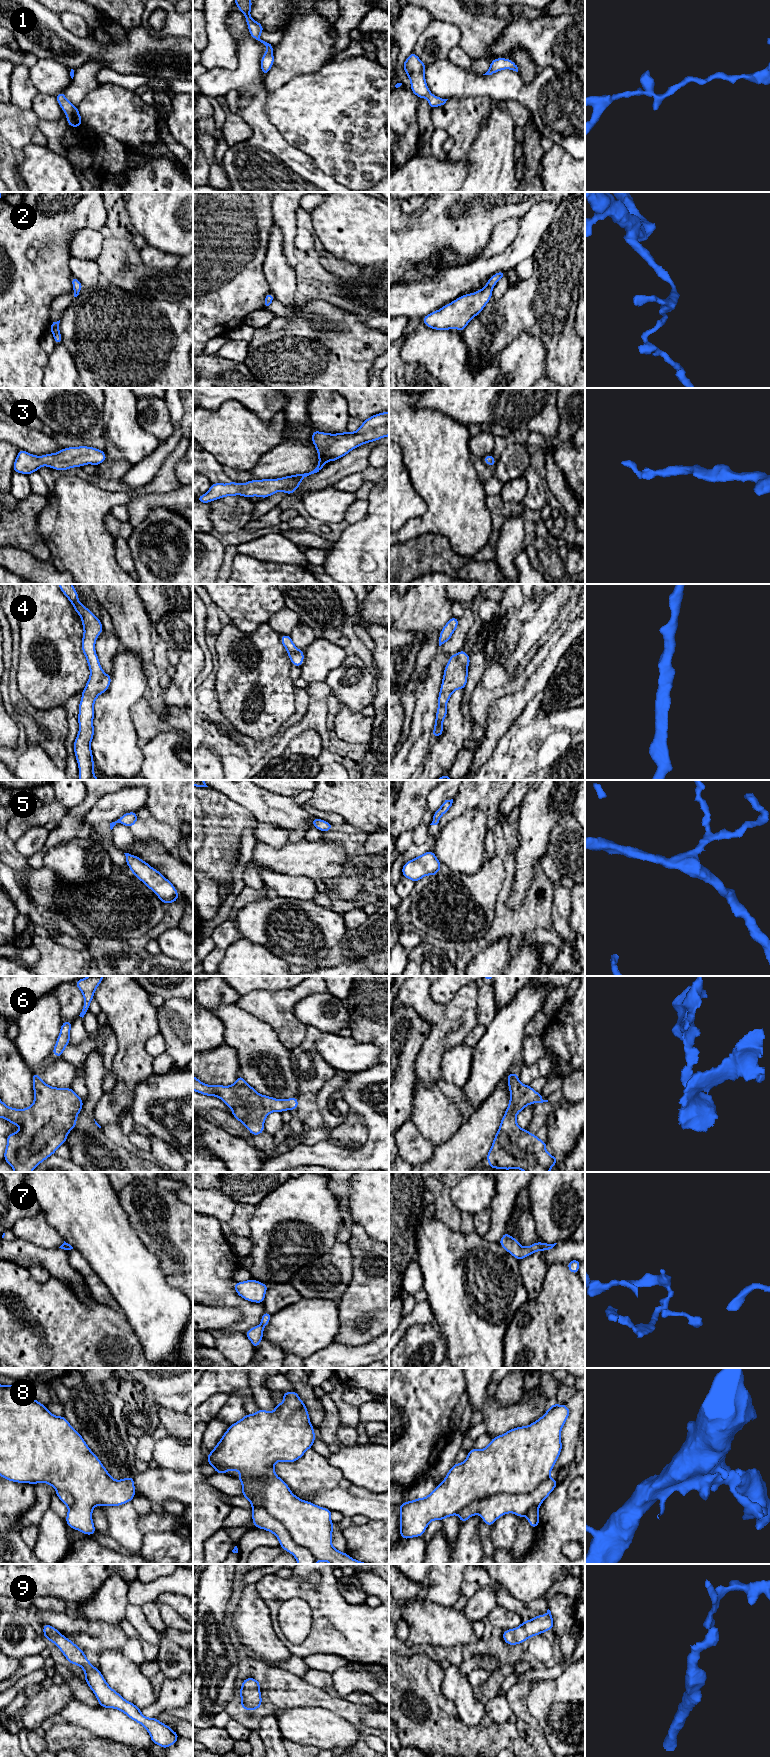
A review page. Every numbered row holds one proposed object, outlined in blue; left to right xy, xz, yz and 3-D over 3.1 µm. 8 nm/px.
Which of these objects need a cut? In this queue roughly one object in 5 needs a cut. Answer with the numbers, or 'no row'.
7

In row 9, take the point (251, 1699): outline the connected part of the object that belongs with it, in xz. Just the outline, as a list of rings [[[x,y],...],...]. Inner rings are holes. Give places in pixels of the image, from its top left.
[[[250,1677],[241,1682],[243,1686],[240,1687],[239,1695],[242,1697],[240,1700],[242,1708],[245,1711],[256,1711],[262,1705],[260,1681]]]

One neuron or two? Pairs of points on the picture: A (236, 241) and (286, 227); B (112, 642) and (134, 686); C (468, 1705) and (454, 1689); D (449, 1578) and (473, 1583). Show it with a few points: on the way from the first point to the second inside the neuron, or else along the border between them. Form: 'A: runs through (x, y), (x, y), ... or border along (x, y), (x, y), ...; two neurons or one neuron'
A: border along (271, 202), (273, 223); two neurons
B: border along (119, 647), (113, 658), (113, 670), (111, 673); two neurons
C: runs through (464, 1701), (458, 1693); one neuron
D: border along (463, 1574), (461, 1594); two neurons

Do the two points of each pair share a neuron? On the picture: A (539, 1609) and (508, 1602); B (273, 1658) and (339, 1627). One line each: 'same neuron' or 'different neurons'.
A: same neuron
B: different neurons

